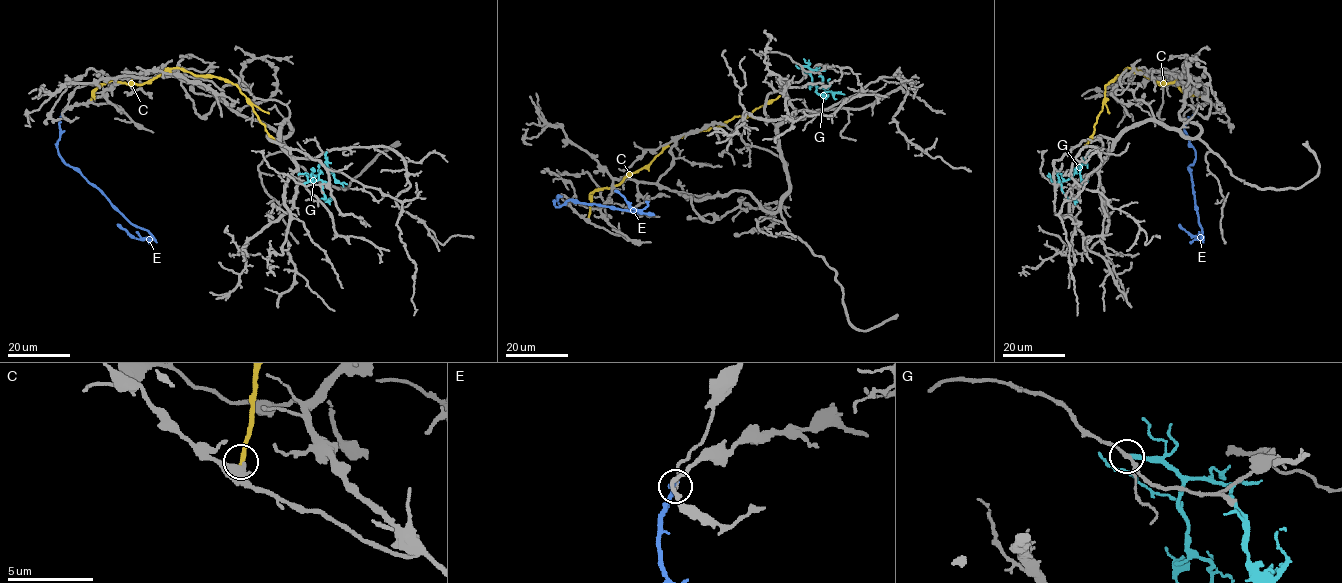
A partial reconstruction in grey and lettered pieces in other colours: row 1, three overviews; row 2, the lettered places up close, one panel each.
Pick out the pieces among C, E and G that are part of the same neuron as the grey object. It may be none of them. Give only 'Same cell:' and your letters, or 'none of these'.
Same cell: none of these

